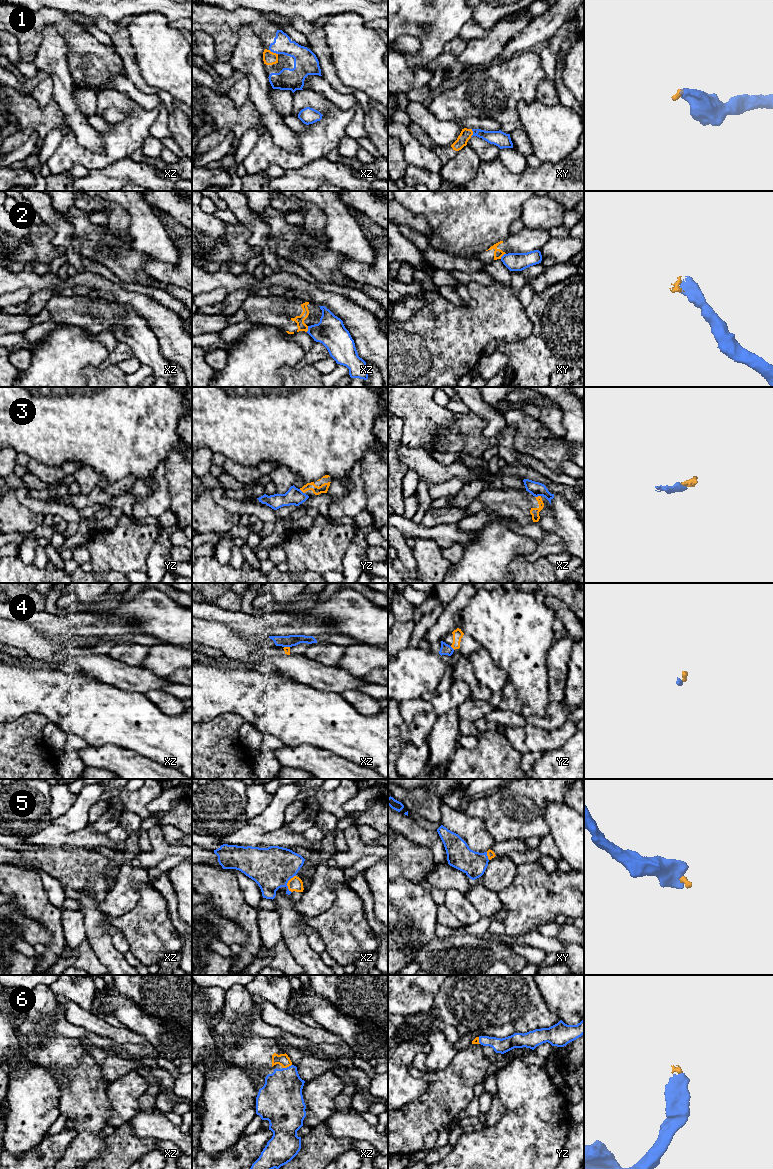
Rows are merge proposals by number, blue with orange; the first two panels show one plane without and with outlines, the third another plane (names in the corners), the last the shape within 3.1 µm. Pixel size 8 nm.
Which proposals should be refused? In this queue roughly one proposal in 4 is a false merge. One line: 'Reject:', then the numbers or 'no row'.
Reject: 2, 3, 4

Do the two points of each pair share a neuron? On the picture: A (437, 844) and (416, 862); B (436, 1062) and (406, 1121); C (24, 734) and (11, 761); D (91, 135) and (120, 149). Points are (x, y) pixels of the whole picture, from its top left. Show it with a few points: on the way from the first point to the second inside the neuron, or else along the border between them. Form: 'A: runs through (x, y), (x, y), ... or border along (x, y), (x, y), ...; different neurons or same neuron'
A: border along (409, 839), (426, 846), (435, 862); different neurons
B: border along (454, 1055), (447, 1066), (435, 1070); different neurons
C: runs through (21, 741), (14, 754); same neuron
D: border along (103, 139), (100, 151), (86, 149), (79, 143); different neurons

